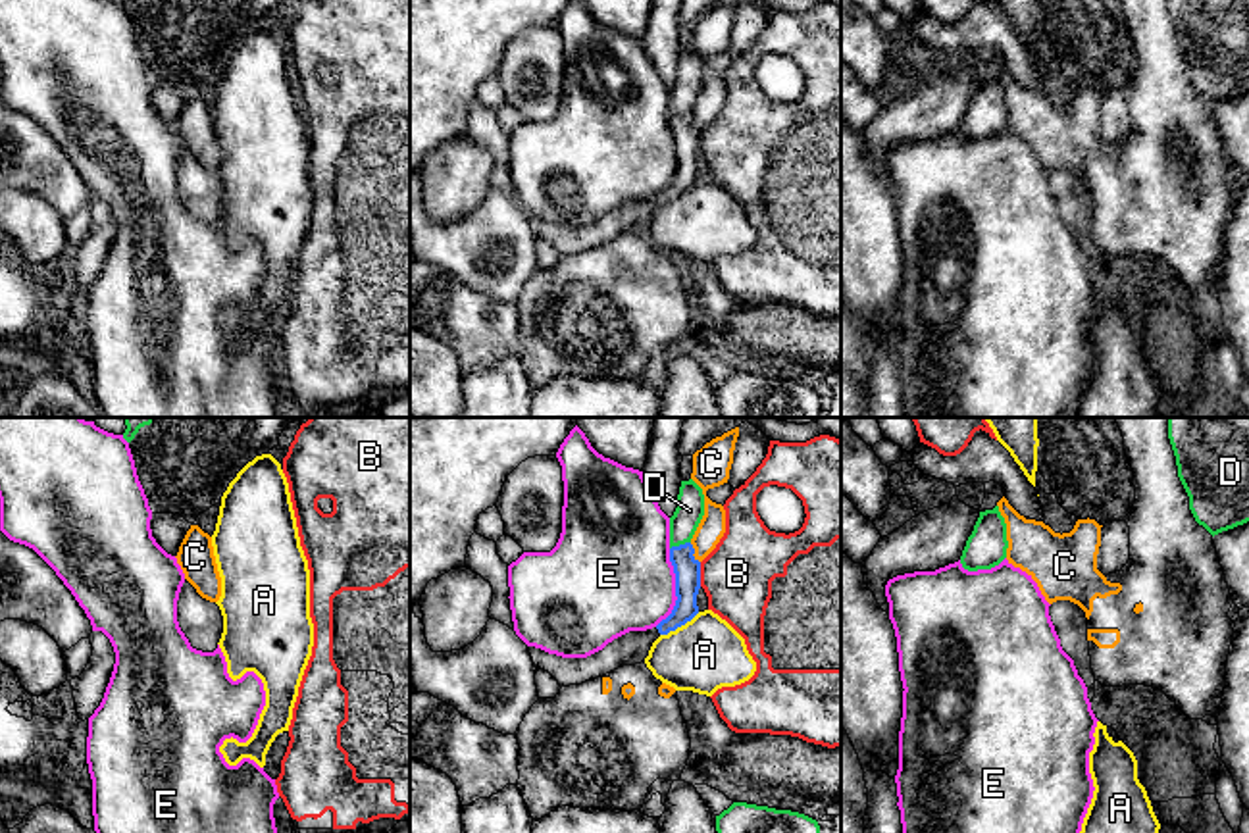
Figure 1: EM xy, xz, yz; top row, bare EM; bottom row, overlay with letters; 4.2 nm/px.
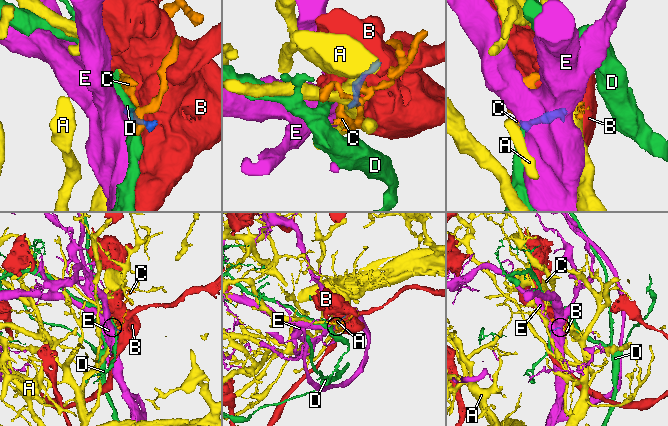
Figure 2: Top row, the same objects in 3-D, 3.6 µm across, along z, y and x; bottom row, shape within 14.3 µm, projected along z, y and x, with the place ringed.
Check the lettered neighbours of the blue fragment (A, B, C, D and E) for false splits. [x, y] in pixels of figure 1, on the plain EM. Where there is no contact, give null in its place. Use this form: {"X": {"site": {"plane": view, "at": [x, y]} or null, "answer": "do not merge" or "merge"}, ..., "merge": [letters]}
{"A": {"site": {"plane": "xz", "at": [680, 195]}, "answer": "do not merge"}, "B": {"site": {"plane": "xz", "at": [699, 143]}, "answer": "do not merge"}, "C": {"site": {"plane": "xz", "at": [693, 122]}, "answer": "do not merge"}, "D": {"site": {"plane": "xz", "at": [680, 114]}, "answer": "do not merge"}, "E": {"site": {"plane": "xz", "at": [676, 158]}, "answer": "do not merge"}, "merge": []}

